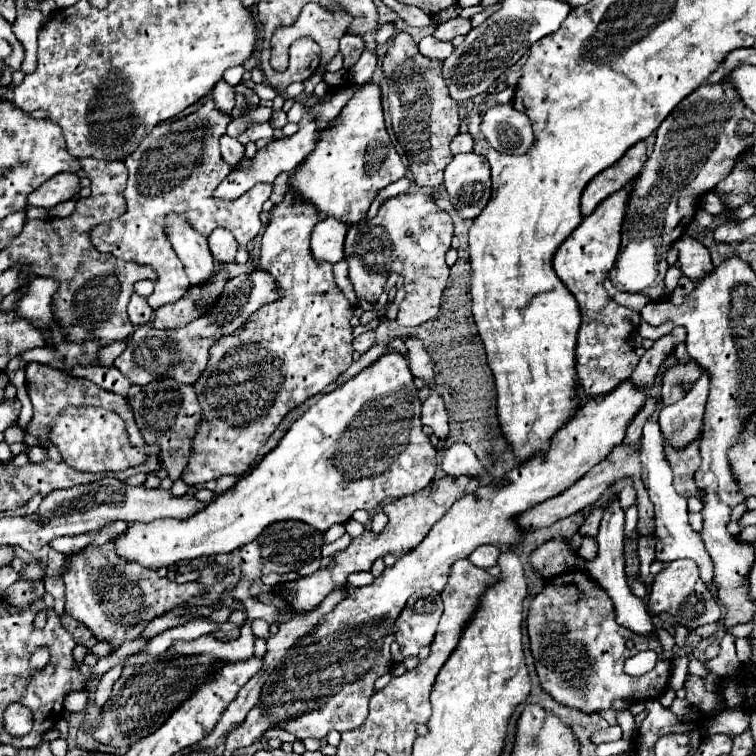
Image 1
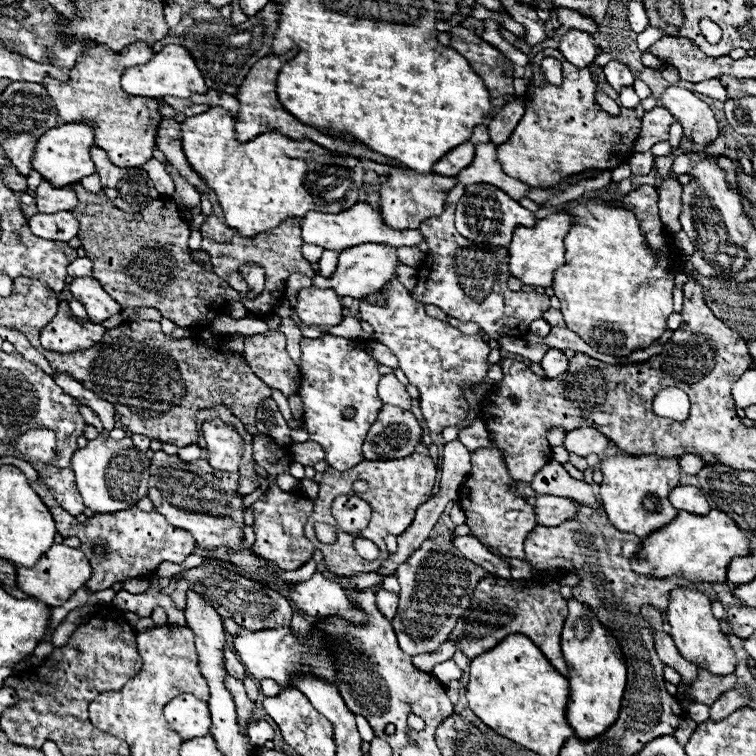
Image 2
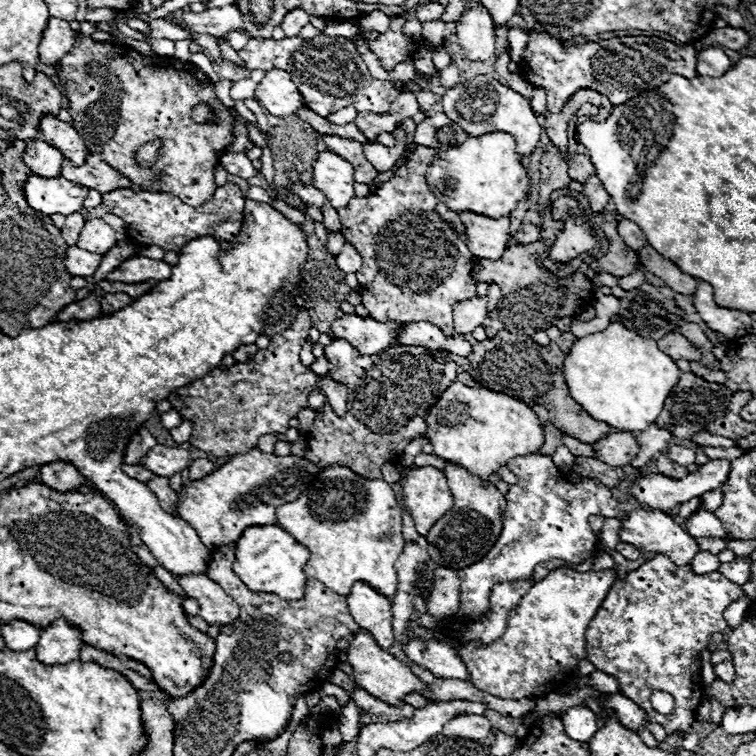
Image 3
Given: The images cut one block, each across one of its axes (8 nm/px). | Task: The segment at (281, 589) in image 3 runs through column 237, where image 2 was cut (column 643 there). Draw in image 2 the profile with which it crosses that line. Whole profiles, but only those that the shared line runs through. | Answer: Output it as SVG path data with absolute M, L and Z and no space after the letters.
M710 510L704 516L678 512L678 518L670 522L670 526L664 526L664 530L658 530L654 536L642 540L642 554L634 564L634 572L656 576L682 574L692 582L722 584L726 580L726 566L730 564L730 558L734 558L734 554L744 554L748 548L750 540L744 530L740 530L726 512Z

